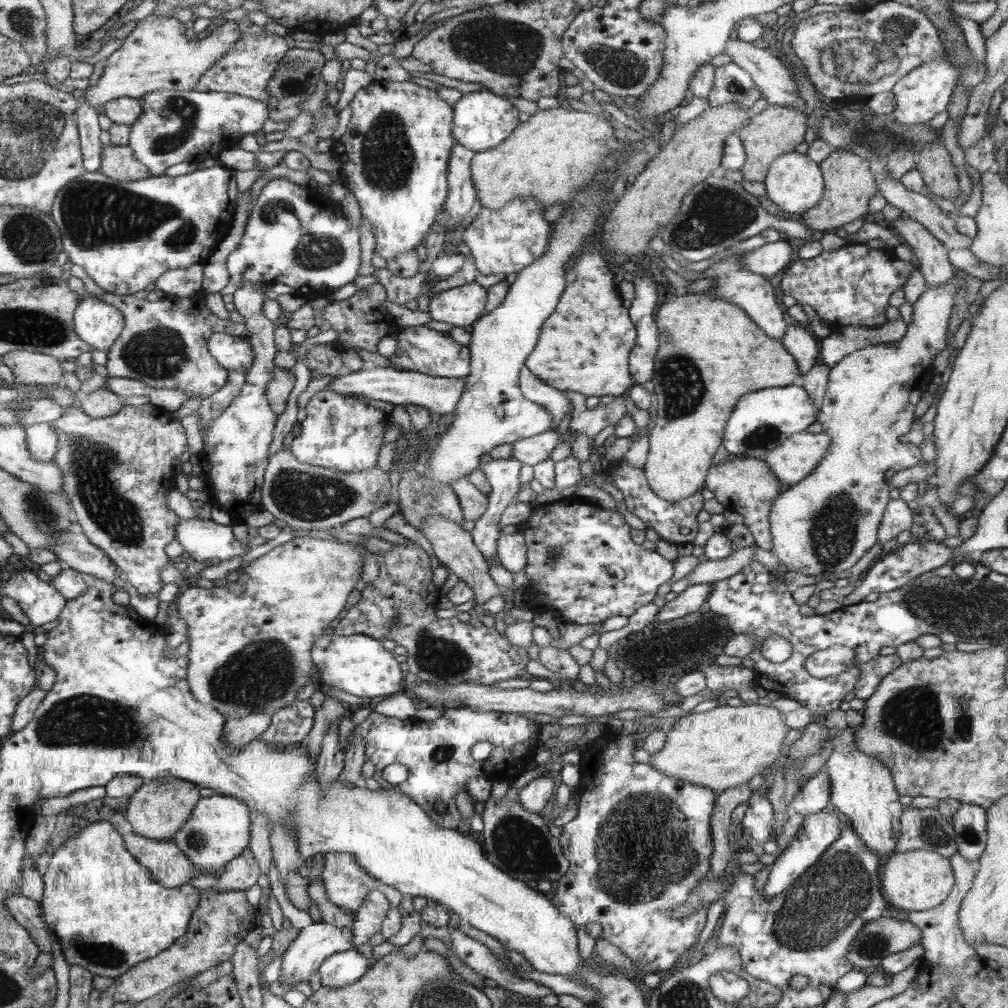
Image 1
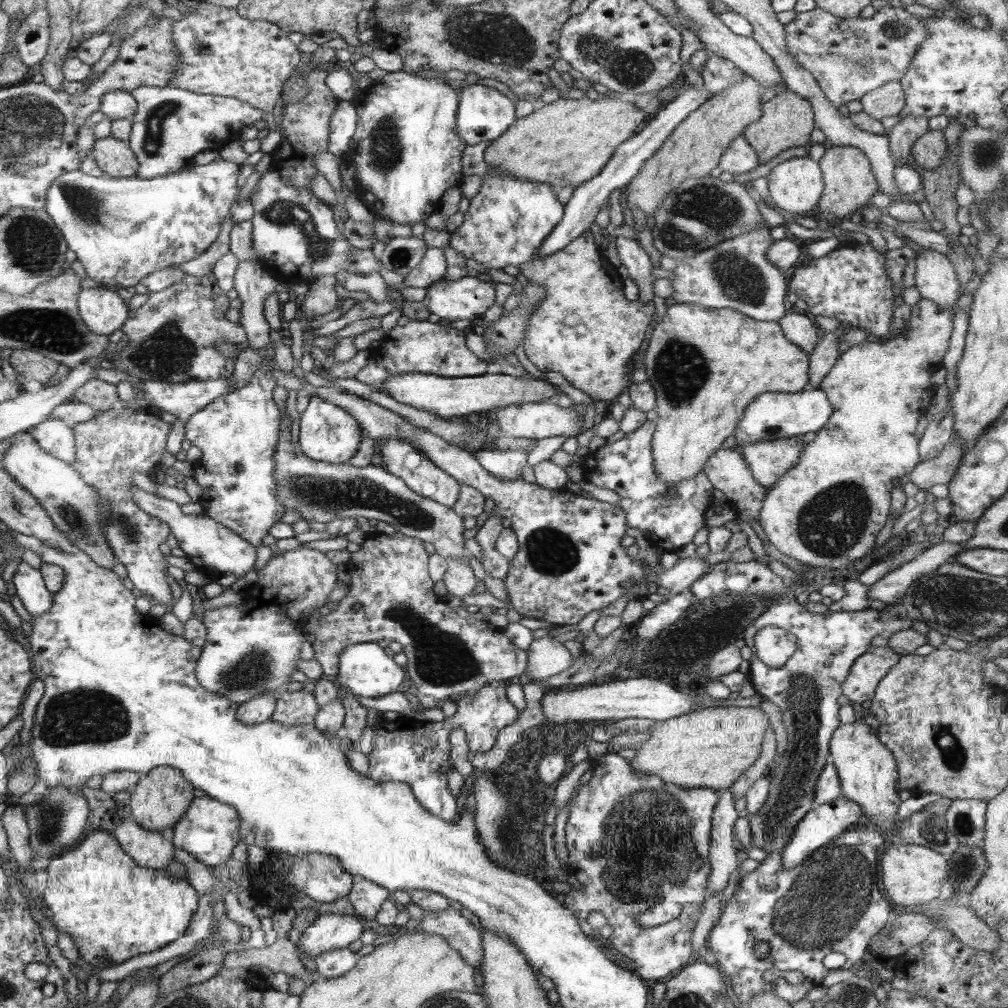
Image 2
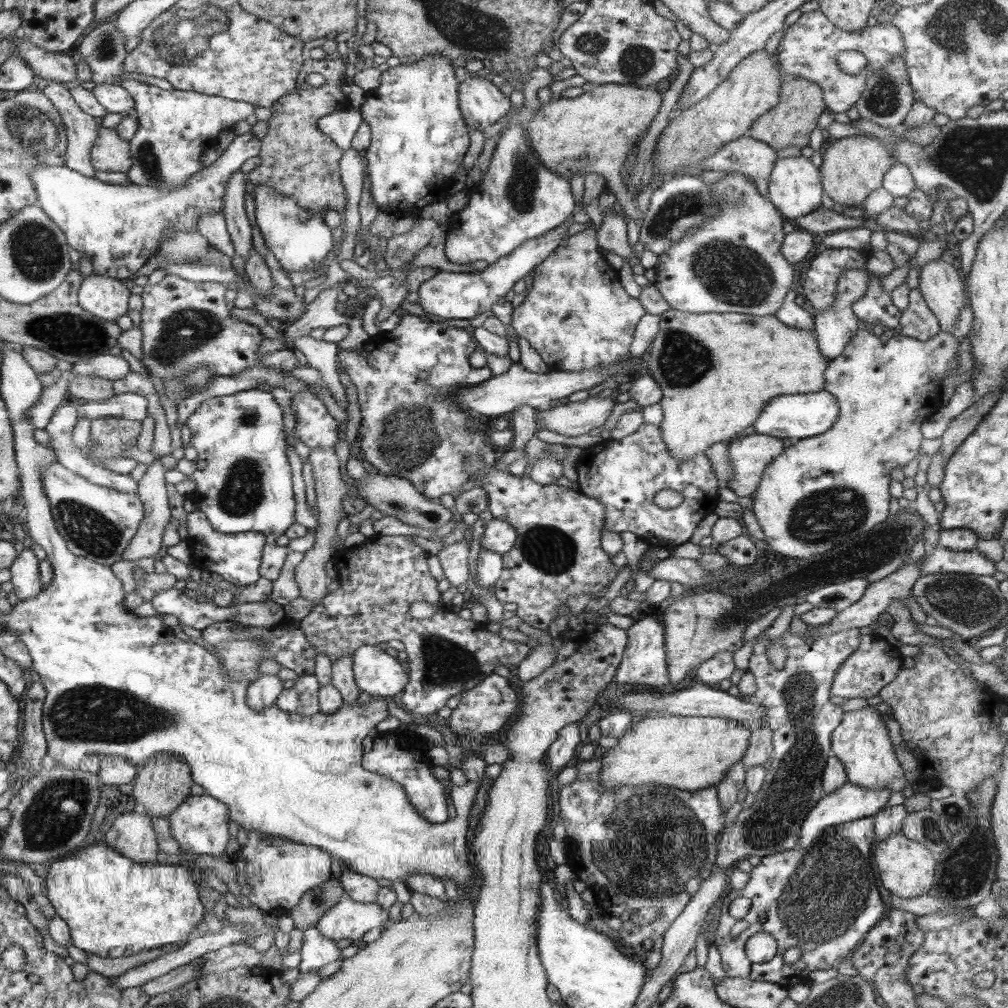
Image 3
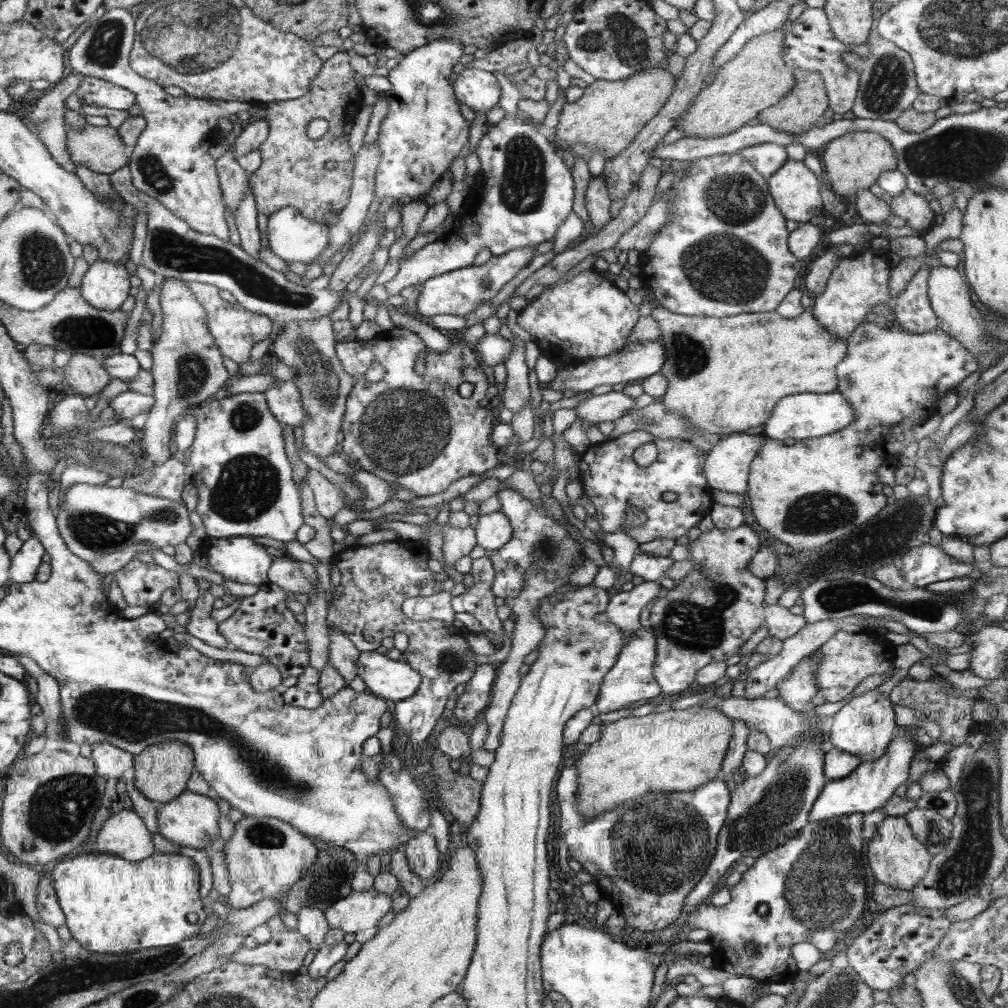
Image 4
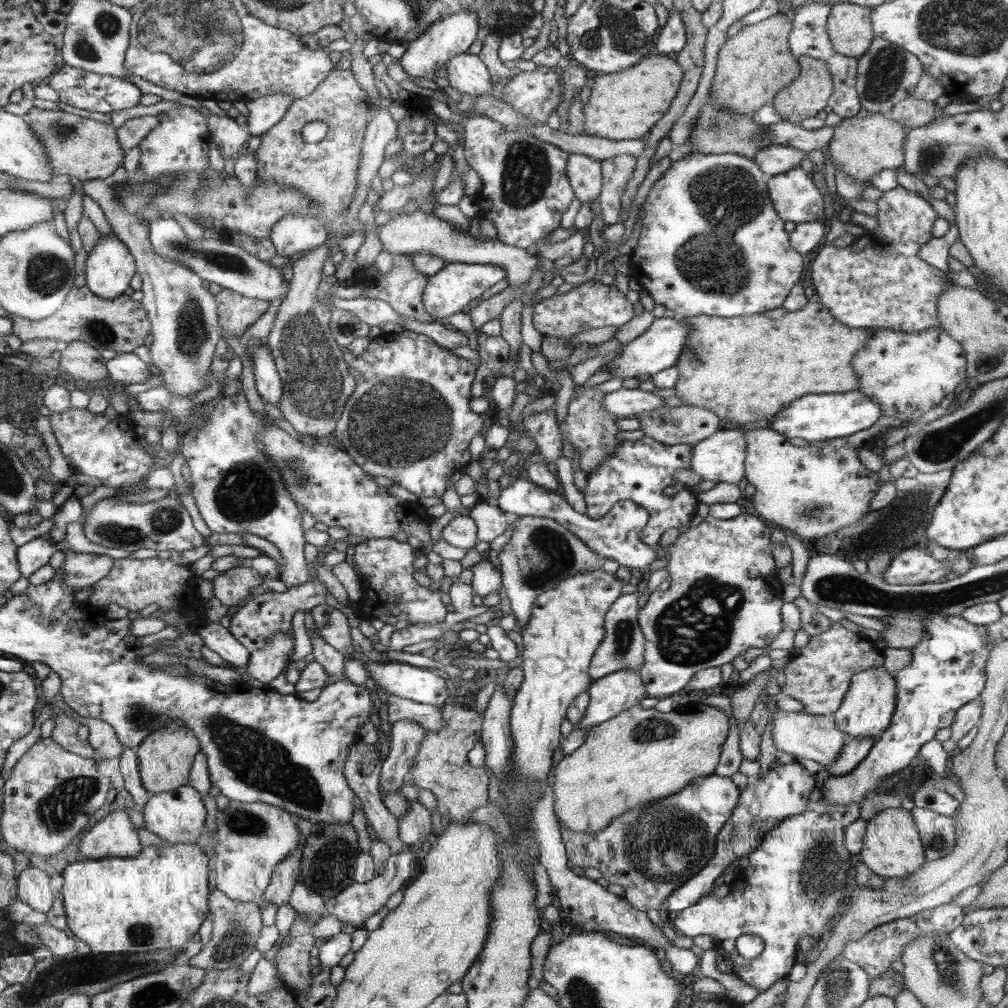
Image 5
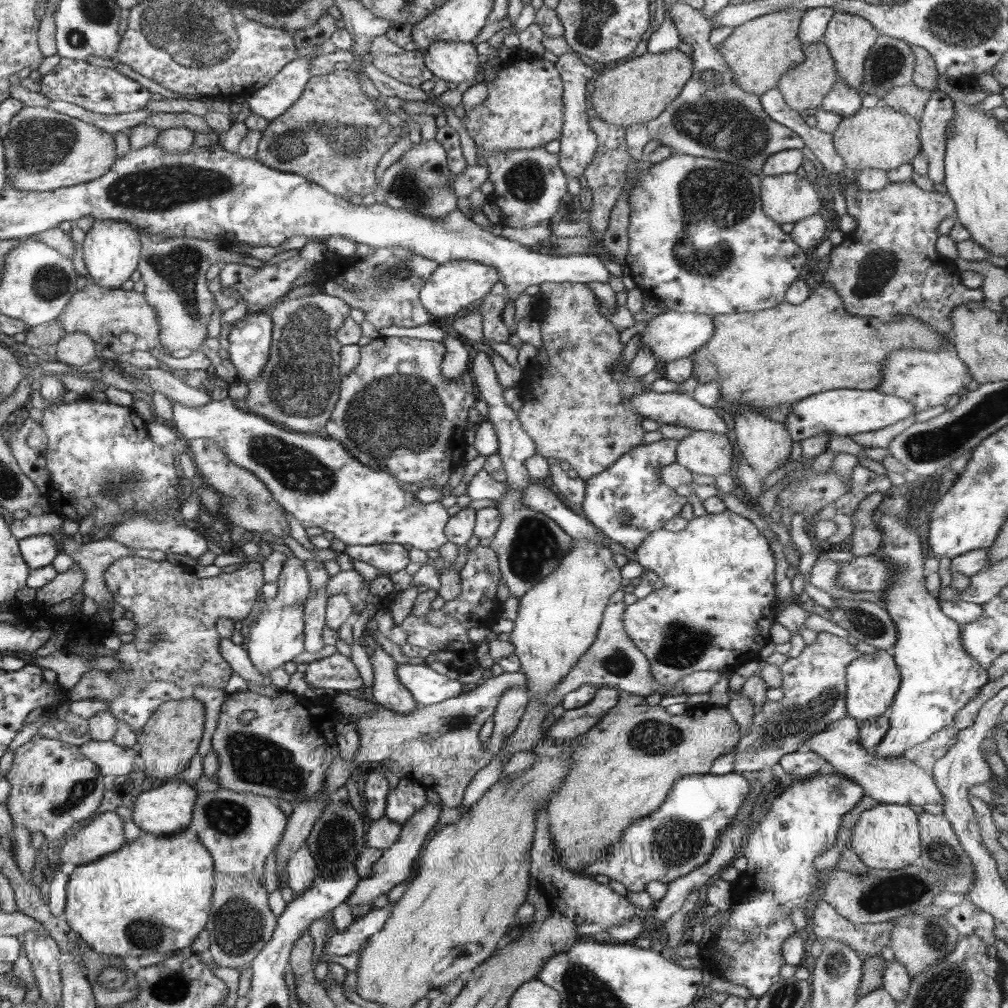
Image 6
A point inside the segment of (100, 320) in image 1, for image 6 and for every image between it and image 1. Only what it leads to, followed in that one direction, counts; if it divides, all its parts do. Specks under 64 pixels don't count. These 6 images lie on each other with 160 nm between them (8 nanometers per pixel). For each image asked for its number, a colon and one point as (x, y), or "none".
2: (104, 311)
3: (106, 297)
4: (106, 284)
5: (110, 266)
6: (111, 250)

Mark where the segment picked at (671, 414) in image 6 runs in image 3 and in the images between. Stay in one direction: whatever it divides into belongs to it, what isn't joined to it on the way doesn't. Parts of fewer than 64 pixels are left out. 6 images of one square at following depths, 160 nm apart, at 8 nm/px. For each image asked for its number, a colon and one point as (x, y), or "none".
3: (571, 419)
4: (607, 407)
5: (623, 403)

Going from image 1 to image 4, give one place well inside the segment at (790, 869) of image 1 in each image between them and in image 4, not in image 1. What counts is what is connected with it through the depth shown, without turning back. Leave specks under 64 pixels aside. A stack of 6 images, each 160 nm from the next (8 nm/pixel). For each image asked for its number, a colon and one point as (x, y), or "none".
2: (823, 824)
3: (849, 802)
4: (871, 784)

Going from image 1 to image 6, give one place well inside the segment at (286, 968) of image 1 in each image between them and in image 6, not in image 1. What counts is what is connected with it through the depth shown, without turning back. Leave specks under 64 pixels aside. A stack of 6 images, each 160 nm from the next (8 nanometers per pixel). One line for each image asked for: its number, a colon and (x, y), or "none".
2: (330, 931)
3: (348, 919)
4: (359, 910)
5: (359, 901)
6: (395, 865)

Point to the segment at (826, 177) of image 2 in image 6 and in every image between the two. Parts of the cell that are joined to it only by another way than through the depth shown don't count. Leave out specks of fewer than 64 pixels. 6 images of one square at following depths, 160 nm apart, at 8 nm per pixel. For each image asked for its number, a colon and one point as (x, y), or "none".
3: (852, 167)
4: (853, 161)
5: (859, 147)
6: (880, 137)

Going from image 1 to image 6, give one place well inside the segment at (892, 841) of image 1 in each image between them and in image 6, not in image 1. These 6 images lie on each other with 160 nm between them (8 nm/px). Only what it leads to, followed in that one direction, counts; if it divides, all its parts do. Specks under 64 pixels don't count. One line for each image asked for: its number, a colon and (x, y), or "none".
2: (867, 770)
3: (861, 742)
4: (865, 726)
5: (867, 709)
6: (872, 680)

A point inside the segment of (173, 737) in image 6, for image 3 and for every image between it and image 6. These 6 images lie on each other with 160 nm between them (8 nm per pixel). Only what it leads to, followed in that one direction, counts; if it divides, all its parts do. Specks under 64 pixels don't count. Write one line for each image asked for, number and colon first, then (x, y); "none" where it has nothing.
3: (162, 785)
4: (161, 772)
5: (164, 758)

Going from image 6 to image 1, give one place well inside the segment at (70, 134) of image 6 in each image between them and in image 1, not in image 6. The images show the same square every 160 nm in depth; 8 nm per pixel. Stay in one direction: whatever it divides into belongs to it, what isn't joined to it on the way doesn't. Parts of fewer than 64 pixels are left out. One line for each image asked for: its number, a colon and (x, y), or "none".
1: (119, 162)
2: (115, 157)
3: (111, 152)
4: (101, 148)
5: (81, 147)

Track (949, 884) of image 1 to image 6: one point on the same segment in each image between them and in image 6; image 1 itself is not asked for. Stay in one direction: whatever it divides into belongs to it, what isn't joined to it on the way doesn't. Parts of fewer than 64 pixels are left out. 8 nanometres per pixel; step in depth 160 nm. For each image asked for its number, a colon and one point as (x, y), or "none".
2: (911, 874)
3: (907, 868)
4: (898, 859)
5: (892, 849)
6: (887, 837)

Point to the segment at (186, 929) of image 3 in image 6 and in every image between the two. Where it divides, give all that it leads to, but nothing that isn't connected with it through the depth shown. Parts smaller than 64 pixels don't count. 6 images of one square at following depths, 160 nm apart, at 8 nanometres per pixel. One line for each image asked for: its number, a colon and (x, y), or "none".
4: (112, 905)
5: (156, 900)
6: (156, 890)

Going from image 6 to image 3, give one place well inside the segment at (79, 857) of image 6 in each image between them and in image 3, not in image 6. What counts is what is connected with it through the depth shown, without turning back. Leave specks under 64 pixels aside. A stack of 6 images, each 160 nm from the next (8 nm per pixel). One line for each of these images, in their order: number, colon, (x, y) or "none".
3: (133, 834)
4: (124, 834)
5: (114, 836)

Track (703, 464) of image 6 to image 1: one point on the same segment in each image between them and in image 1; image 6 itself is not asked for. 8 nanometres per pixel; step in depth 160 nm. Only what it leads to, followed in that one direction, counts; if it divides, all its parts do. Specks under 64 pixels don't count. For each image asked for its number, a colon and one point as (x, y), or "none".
1: (791, 461)
2: (769, 460)
3: (749, 456)
4: (727, 467)
5: (719, 458)

